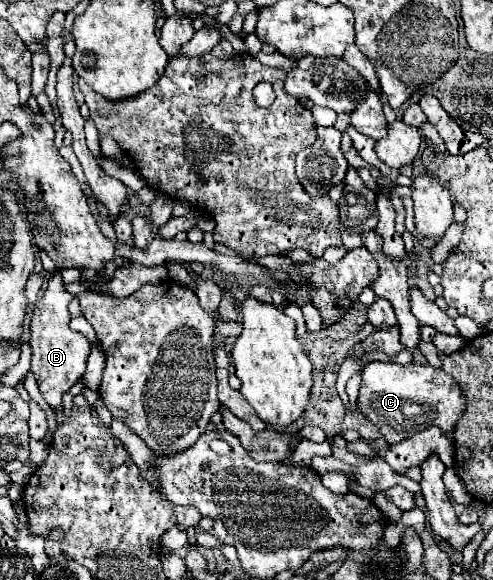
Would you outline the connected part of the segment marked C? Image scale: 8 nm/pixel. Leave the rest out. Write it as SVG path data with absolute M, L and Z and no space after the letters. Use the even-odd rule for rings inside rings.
M368 362L362 372L358 406L388 444L398 444L428 426L438 426L442 432L454 430L466 410L466 398L456 380L430 364L398 366L388 362Z

